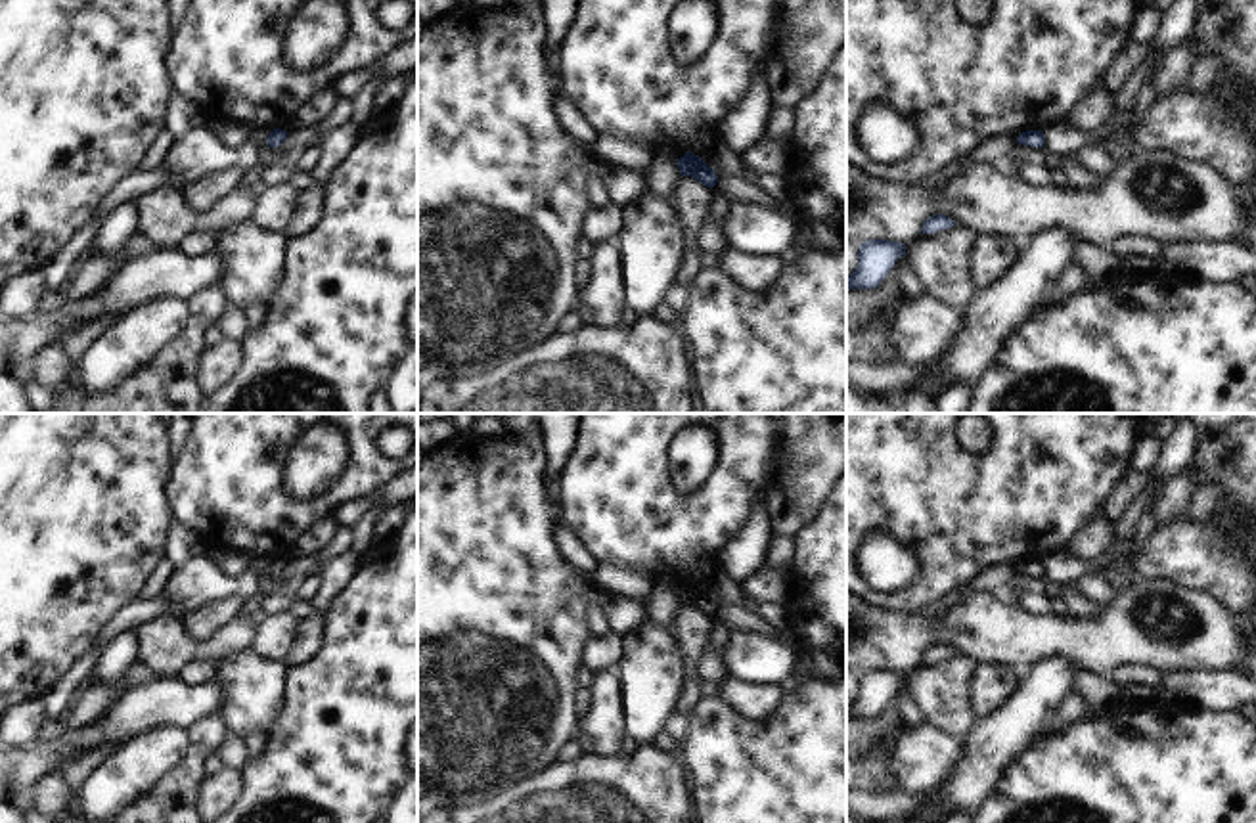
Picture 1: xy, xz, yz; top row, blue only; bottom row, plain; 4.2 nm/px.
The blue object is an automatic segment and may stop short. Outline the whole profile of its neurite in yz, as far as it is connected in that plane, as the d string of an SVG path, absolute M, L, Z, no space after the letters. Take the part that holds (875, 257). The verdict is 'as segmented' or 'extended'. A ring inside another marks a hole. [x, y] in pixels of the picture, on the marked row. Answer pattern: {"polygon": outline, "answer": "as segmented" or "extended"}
{"polygon": "M869 239L860 243L858 266L846 278L848 289L875 289L888 276L900 256L906 256L906 243Z", "answer": "as segmented"}

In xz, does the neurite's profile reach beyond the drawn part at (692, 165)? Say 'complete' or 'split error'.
complete

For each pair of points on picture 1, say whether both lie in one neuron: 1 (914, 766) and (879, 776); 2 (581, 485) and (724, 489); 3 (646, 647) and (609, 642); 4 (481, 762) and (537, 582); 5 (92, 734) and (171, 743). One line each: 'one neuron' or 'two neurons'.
1: two neurons
2: one neuron
3: two neurons
4: one neuron
5: two neurons

